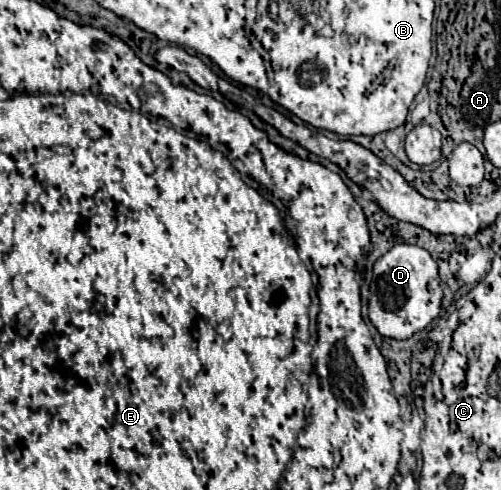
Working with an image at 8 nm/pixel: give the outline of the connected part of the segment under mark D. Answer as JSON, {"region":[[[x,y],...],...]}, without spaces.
{"region":[[[395,244],[373,266],[373,284],[369,300],[369,320],[377,326],[381,336],[407,340],[415,332],[427,328],[431,320],[441,312],[443,282],[437,270],[437,262],[425,248],[411,244]]]}

